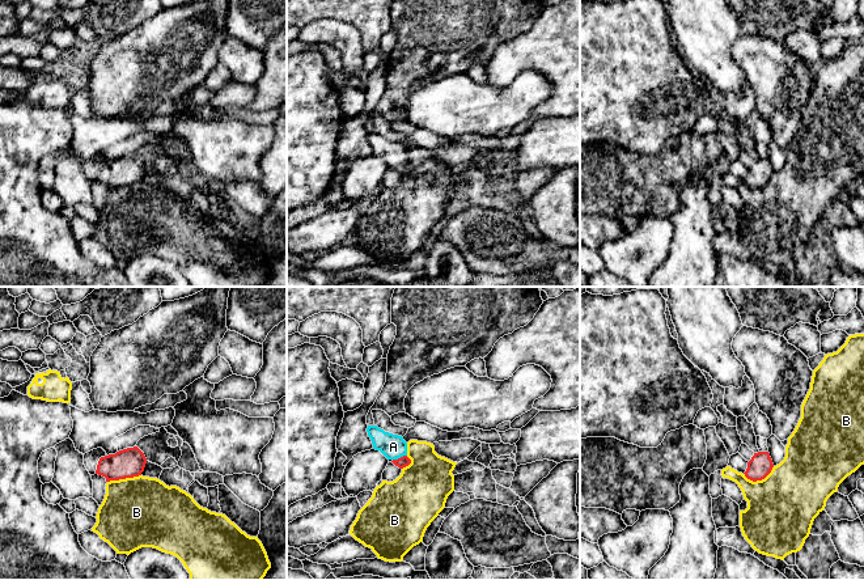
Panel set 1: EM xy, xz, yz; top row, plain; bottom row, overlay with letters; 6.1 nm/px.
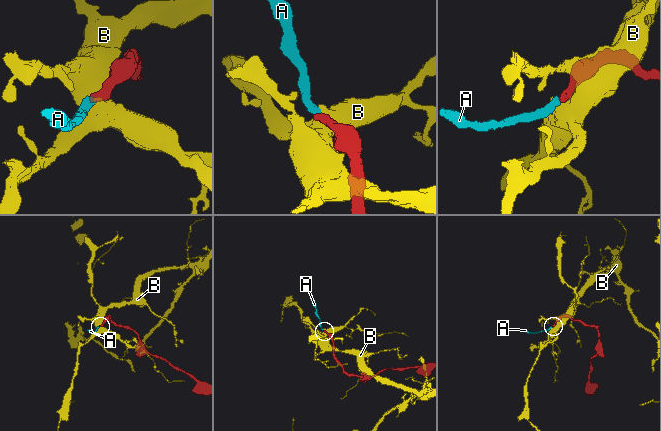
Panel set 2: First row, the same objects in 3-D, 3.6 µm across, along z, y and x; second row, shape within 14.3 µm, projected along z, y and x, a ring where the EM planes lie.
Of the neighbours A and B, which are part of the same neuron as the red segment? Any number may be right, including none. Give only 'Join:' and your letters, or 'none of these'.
Join: A

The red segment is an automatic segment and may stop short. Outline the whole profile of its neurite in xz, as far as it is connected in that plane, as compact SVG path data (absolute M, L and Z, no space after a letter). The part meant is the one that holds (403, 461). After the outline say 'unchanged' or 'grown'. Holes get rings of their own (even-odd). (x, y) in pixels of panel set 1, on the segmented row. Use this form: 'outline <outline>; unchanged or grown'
outline M368 426L367 432L372 440L373 449L380 450L395 466L403 469L411 463L407 457L407 443L402 436L385 432L377 426Z; grown

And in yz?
outline M768 452L754 453L747 462L745 477L753 482L765 479L772 470L774 463Z; unchanged

